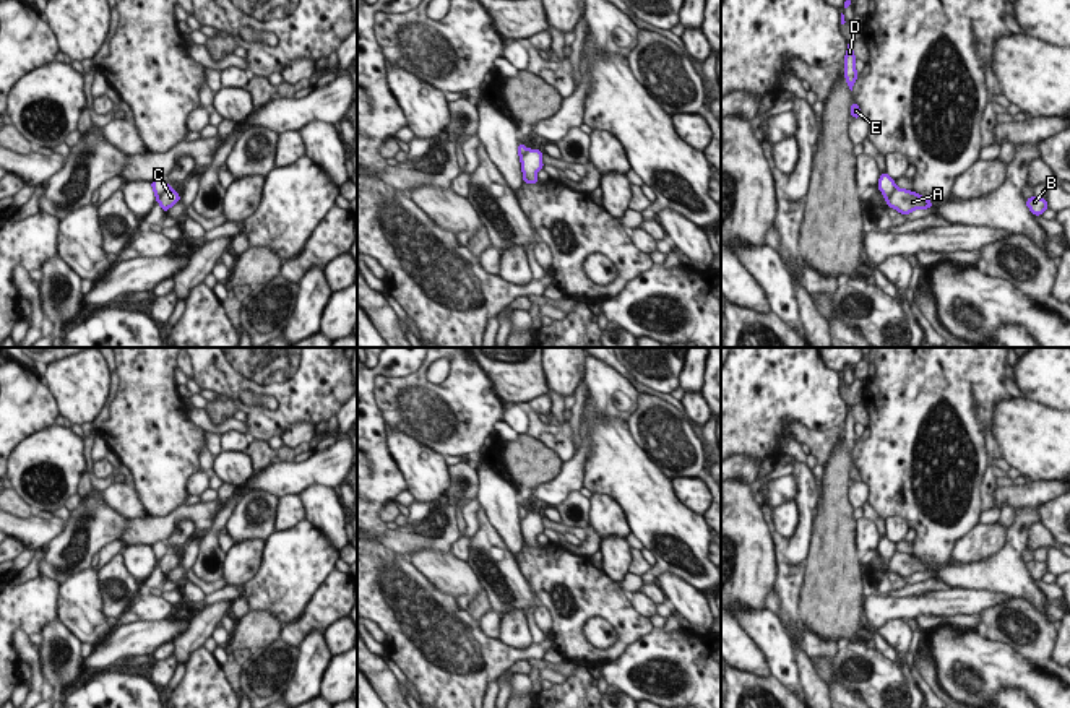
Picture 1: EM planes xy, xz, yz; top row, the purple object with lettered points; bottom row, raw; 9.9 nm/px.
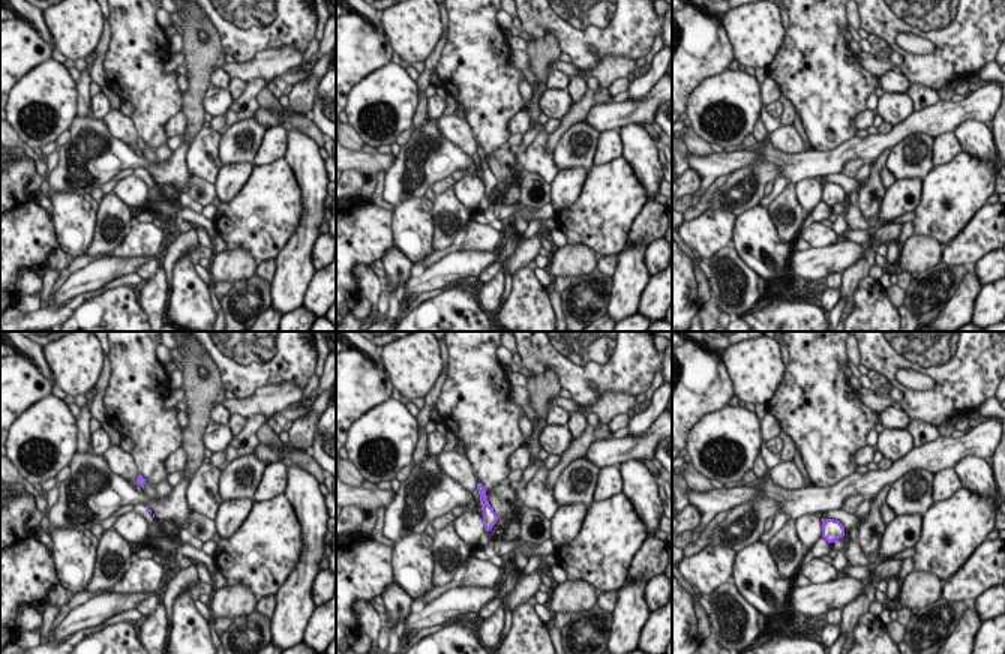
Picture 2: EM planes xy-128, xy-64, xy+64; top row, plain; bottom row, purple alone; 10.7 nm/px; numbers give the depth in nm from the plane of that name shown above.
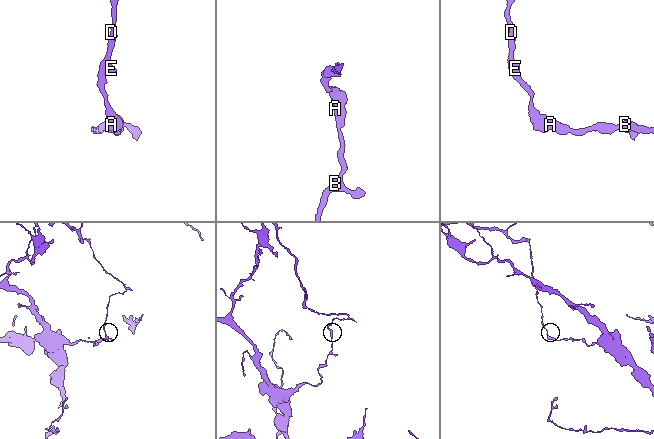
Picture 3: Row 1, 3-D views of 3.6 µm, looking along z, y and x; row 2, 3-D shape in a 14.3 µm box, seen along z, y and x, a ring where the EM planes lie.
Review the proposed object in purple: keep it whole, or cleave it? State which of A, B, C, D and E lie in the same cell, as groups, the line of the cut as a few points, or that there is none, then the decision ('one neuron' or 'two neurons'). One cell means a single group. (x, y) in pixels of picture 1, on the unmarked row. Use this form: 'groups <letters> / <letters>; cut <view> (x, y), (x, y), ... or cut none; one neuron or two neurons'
groups A B C / D E; cut xy (168, 549), (156, 562); two neurons

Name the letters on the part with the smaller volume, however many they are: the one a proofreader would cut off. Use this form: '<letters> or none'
D, E

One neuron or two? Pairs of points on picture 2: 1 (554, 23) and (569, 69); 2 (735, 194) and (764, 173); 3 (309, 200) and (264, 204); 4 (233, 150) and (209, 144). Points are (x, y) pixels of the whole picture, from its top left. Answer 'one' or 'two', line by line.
1: two
2: one
3: two
4: two

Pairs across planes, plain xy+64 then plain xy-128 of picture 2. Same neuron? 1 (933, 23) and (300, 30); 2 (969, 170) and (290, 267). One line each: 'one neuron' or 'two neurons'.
1: one neuron
2: two neurons

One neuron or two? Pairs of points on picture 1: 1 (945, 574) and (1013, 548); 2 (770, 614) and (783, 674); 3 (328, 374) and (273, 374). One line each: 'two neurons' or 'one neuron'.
1: one neuron
2: one neuron
3: one neuron

